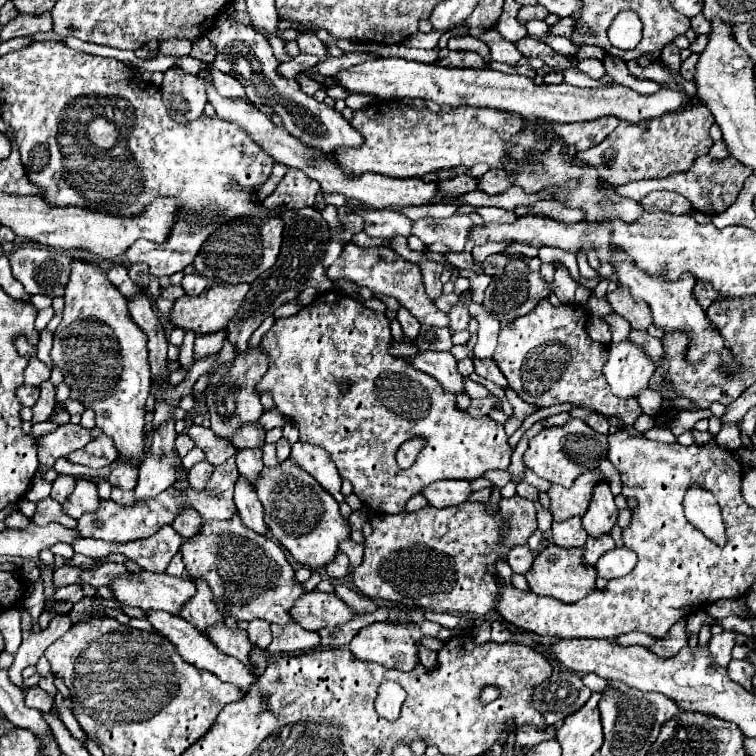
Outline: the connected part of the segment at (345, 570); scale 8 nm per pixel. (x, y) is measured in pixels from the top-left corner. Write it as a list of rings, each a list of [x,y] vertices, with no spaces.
[[[337,554],[337,560],[333,560],[333,564],[329,564],[329,568],[325,568],[329,578],[347,578],[349,576],[349,558],[345,554]]]

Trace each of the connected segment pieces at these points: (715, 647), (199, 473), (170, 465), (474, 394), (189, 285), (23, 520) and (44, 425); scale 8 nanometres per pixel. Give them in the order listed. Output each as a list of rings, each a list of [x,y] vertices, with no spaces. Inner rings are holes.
[[[721,632],[717,636],[711,638],[709,642],[709,650],[711,650],[711,656],[713,660],[719,664],[719,666],[727,666],[729,660],[731,660],[731,648],[735,646],[735,632]]]
[[[203,460],[203,462],[195,464],[195,466],[189,470],[187,480],[189,480],[189,484],[191,484],[195,490],[201,490],[201,488],[205,488],[205,484],[209,482],[209,476],[211,476],[211,474],[213,474],[213,466]]]
[[[147,456],[139,468],[141,476],[135,486],[137,500],[149,500],[167,490],[177,478],[177,462],[175,460],[157,460],[157,456]]]
[[[465,378],[465,388],[467,388],[467,394],[469,398],[491,398],[493,394],[479,382],[473,382],[469,378]]]
[[[189,274],[189,276],[183,278],[181,286],[185,288],[185,292],[189,296],[197,296],[197,294],[201,294],[209,286],[209,280],[205,276],[199,276],[199,274]]]
[[[13,512],[13,514],[5,520],[5,524],[7,524],[7,526],[11,526],[11,528],[21,528],[21,526],[31,524],[31,522],[33,522],[33,518],[29,518],[29,516],[21,514],[21,512]]]
[[[49,420],[40,422],[33,425],[33,429],[31,431],[31,434],[33,437],[37,440],[39,436],[43,436],[45,434],[48,434],[49,432],[55,431],[59,427],[58,424],[55,424],[53,422],[49,422]]]

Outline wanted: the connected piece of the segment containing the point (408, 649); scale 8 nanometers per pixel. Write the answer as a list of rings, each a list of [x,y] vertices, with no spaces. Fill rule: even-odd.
[[[375,622],[357,632],[349,642],[357,660],[375,662],[385,668],[409,670],[417,664],[417,644],[405,626]]]

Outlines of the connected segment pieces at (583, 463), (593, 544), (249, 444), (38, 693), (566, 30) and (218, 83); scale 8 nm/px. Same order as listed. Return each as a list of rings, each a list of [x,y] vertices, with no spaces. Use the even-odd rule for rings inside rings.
[[[571,418],[563,426],[543,428],[535,438],[531,438],[523,462],[537,476],[549,480],[551,484],[569,486],[579,474],[587,470],[597,470],[603,458],[607,458],[607,436],[595,432],[583,420]]]
[[[603,534],[603,536],[599,536],[599,538],[587,538],[587,544],[585,544],[585,562],[587,564],[595,564],[597,560],[599,560],[599,556],[603,554],[603,552],[607,552],[607,550],[611,550],[611,548],[615,548],[615,542],[613,542],[613,538],[611,538],[611,534]]]
[[[255,422],[249,424],[249,428],[243,428],[233,436],[233,446],[237,448],[263,448],[265,444],[265,430]]]
[[[31,686],[25,690],[25,706],[37,708],[41,712],[49,712],[53,706],[53,698],[39,686]]]
[[[566,17],[561,18],[557,24],[551,26],[550,34],[554,36],[564,36],[571,39],[574,30],[574,20],[571,17]]]
[[[209,70],[209,76],[213,78],[213,84],[221,96],[245,96],[243,86],[229,74],[223,74],[219,70]]]

